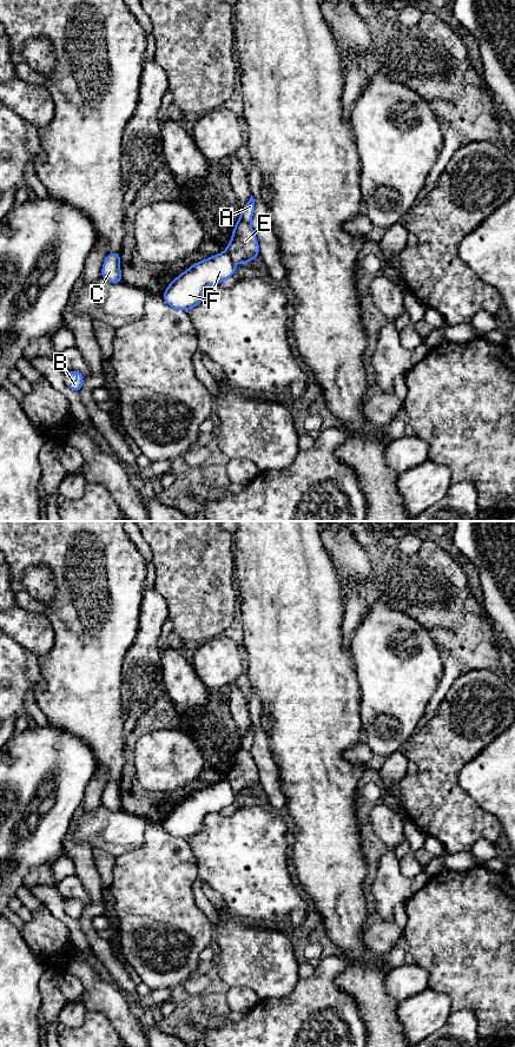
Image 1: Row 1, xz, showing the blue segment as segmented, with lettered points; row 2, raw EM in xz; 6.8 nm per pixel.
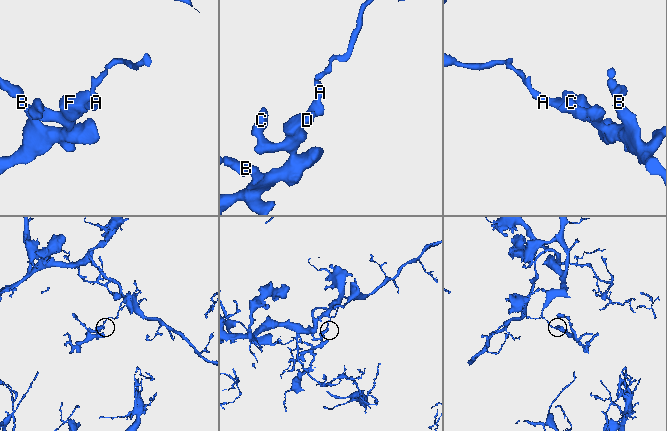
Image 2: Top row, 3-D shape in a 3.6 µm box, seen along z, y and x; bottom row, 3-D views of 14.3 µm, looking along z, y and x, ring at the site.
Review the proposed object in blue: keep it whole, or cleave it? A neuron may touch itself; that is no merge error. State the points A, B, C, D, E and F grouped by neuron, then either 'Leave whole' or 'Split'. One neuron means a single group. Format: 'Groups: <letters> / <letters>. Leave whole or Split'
Groups: A E / B C D F. Split

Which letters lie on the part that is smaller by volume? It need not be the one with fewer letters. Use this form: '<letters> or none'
B, C, D, F

